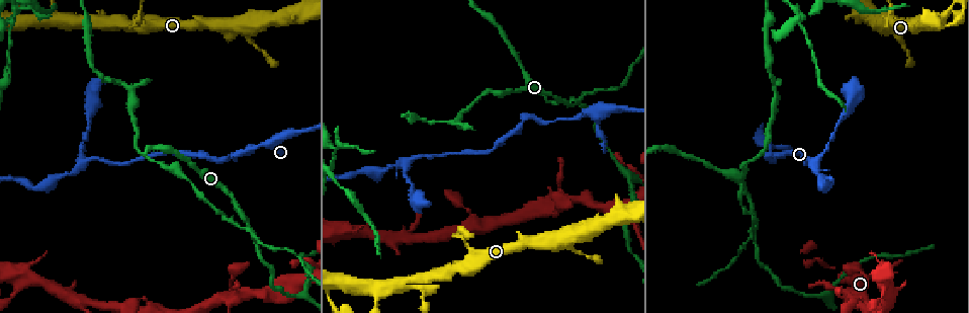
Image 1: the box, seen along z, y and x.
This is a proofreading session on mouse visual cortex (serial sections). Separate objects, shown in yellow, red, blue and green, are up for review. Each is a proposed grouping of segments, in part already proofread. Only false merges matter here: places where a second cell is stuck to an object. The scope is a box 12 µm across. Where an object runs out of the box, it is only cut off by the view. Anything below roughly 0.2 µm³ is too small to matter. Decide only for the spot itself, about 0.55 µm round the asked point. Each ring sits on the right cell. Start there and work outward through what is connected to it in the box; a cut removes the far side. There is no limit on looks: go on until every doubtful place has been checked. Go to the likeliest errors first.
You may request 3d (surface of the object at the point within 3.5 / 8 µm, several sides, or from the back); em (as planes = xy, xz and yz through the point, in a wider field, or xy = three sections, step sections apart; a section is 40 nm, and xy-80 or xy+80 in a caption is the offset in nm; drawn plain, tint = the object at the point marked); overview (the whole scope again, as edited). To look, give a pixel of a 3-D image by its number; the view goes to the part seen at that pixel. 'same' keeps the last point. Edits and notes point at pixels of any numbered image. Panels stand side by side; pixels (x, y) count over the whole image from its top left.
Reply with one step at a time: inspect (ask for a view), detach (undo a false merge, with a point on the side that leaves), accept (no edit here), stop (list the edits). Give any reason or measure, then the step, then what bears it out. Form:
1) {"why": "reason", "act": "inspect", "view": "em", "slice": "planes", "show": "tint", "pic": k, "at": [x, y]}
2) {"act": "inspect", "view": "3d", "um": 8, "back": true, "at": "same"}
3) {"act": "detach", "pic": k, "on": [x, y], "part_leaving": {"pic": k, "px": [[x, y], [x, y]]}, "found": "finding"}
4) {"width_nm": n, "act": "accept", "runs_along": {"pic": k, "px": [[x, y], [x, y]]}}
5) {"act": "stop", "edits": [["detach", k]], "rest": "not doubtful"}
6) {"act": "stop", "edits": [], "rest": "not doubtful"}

{"act": "inspect", "view": "3d", "um": 8, "pic": 1, "at": [566, 105]}

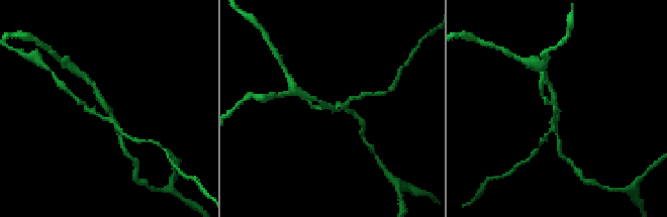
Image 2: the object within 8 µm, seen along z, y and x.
{"act": "inspect", "view": "3d", "um": 3.5, "pic": 2, "at": [333, 108]}

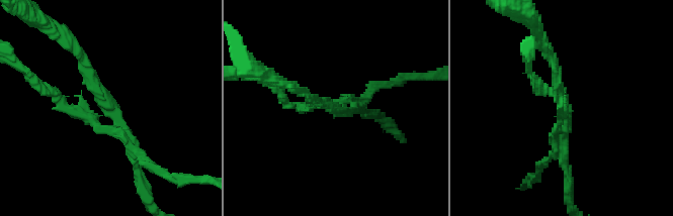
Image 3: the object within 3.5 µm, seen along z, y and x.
{"arms": 4, "act": "detach", "pic": 3, "on": [160, 171], "part_leaving": {"pic": 3, "px": [[102, 115], [93, 121], [68, 109], [30, 75]]}, "found": "two cells meet here"}

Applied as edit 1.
{"act": "inspect", "view": "3d", "um": 3.5, "back": true, "pic": 1, "at": [84, 161]}

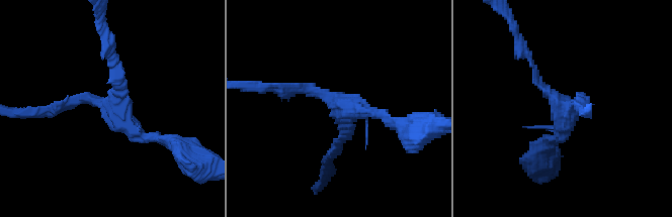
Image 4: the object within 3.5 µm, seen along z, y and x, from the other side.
{"act": "inspect", "view": "em", "slice": "xy", "step": 3, "show": "tint", "pic": 4, "at": [563, 105]}

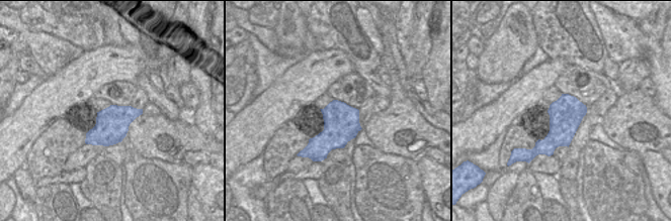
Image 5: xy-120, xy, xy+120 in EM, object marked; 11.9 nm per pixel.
{"act": "inspect", "view": "em", "slice": "xy", "step": 2, "show": "tint", "at": "same"}

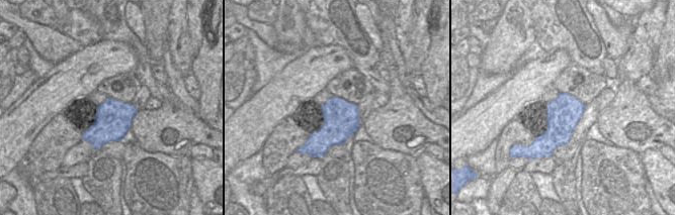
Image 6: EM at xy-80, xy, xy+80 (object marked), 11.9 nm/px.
{"act": "accept", "runs_along": {"pic": 4, "px": [[582, 107], [562, 107], [527, 58]]}, "found": "continuous, no second cell"}

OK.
{"why": "branch point", "act": "inspect", "view": "3d", "um": 3.5, "pic": 1, "at": [823, 294]}

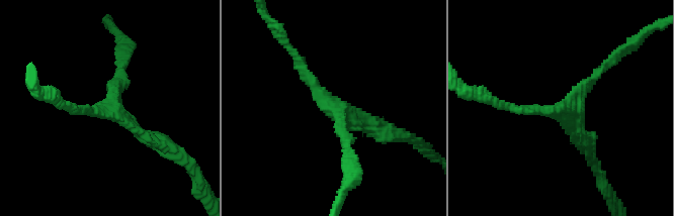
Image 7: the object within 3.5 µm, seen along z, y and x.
{"act": "inspect", "view": "em", "slice": "xy", "step": 5, "show": "tint", "pic": 7, "at": [561, 110]}

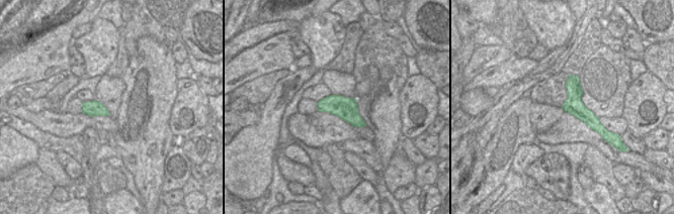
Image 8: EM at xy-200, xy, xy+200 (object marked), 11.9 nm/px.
{"arm_widths_nm": [150, 150, 150], "act": "accept", "runs_along": {"pic": 8, "px": [[569, 79], [574, 103], [599, 126]]}, "found": "all the same cell"}

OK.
{"act": "stop", "edits": [["detach", 3]], "rest": "not doubtful"}

